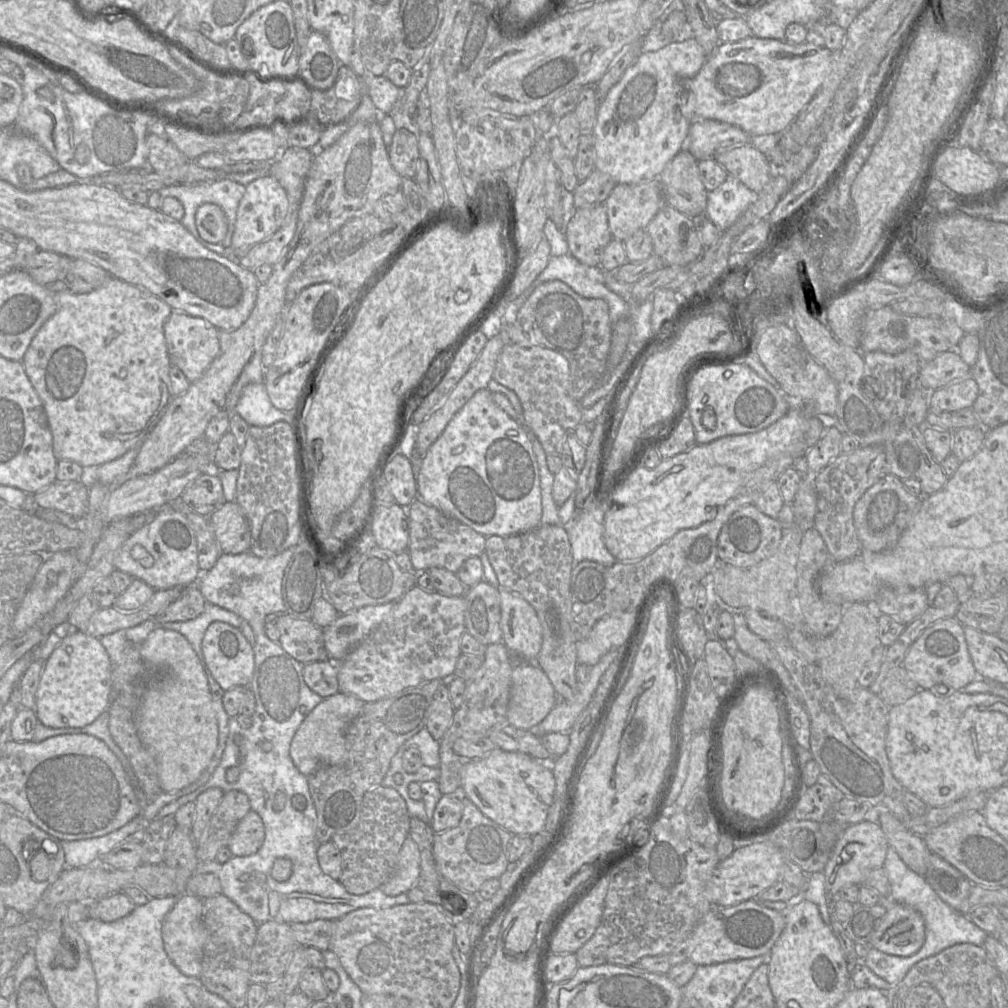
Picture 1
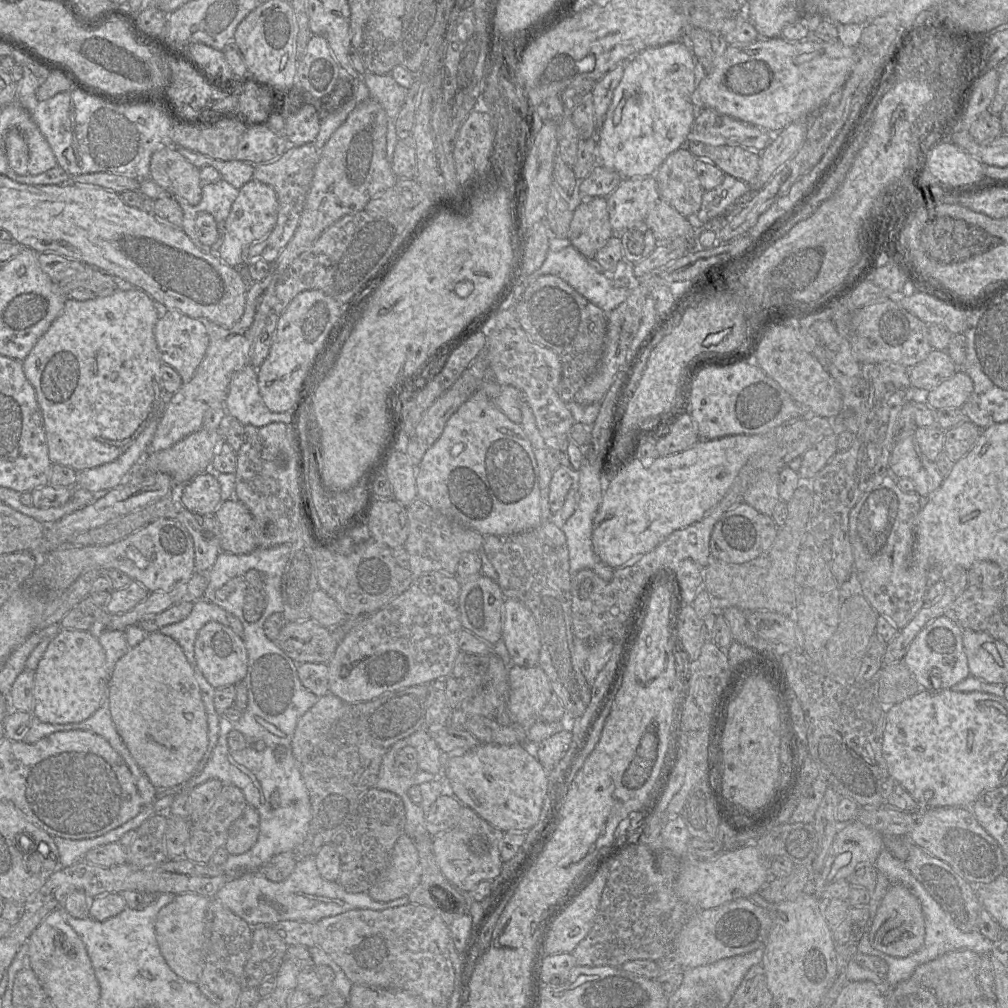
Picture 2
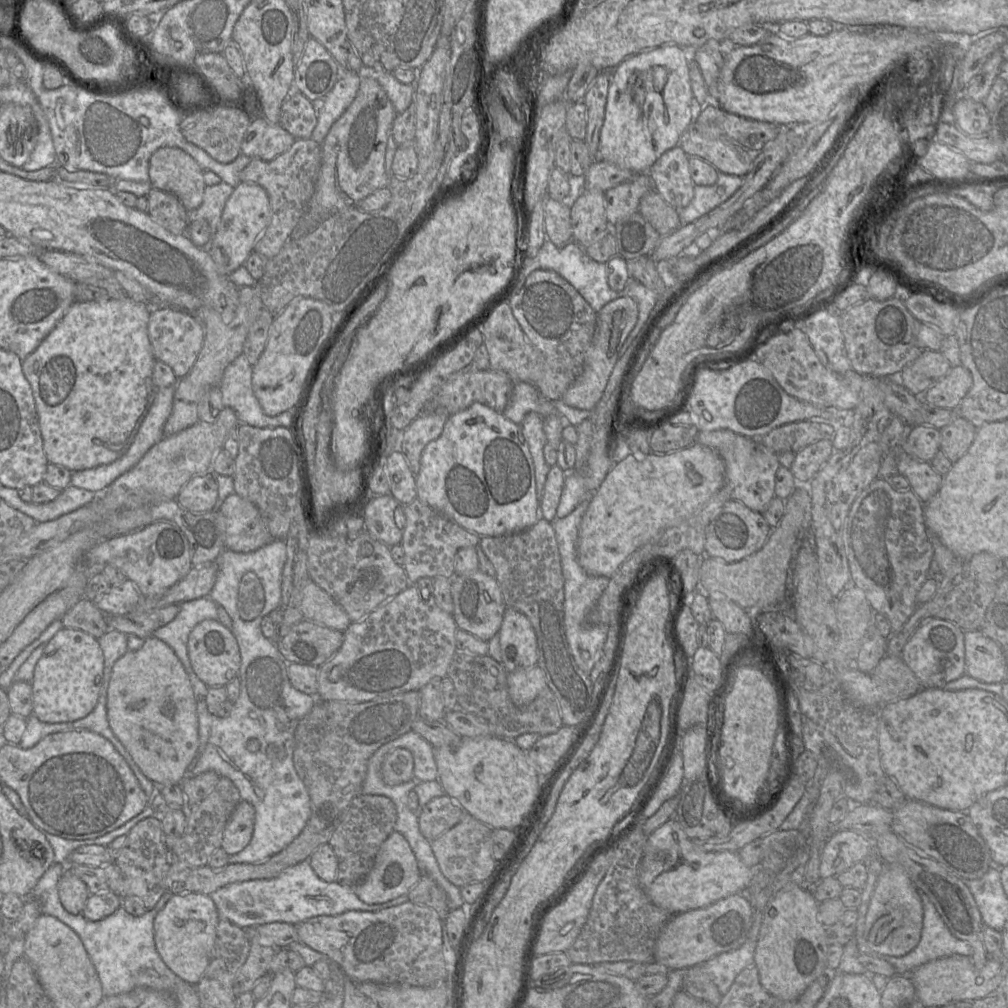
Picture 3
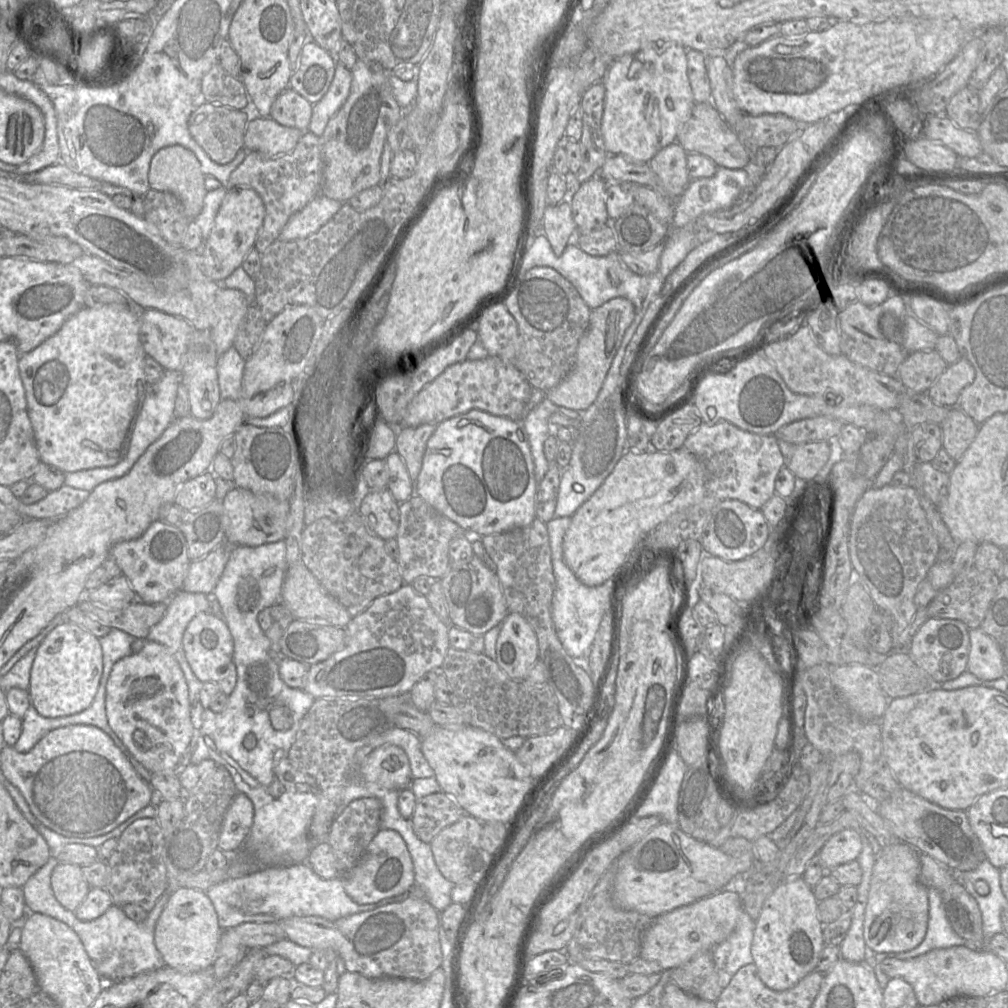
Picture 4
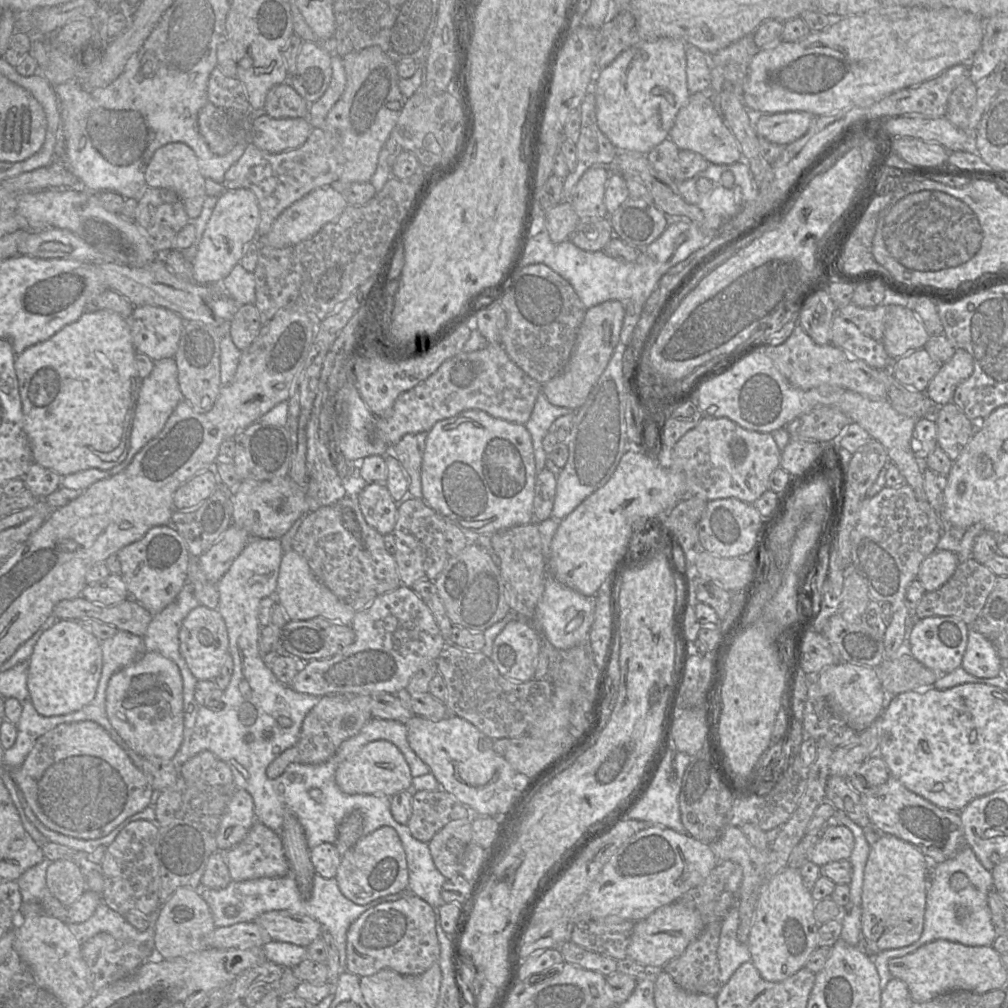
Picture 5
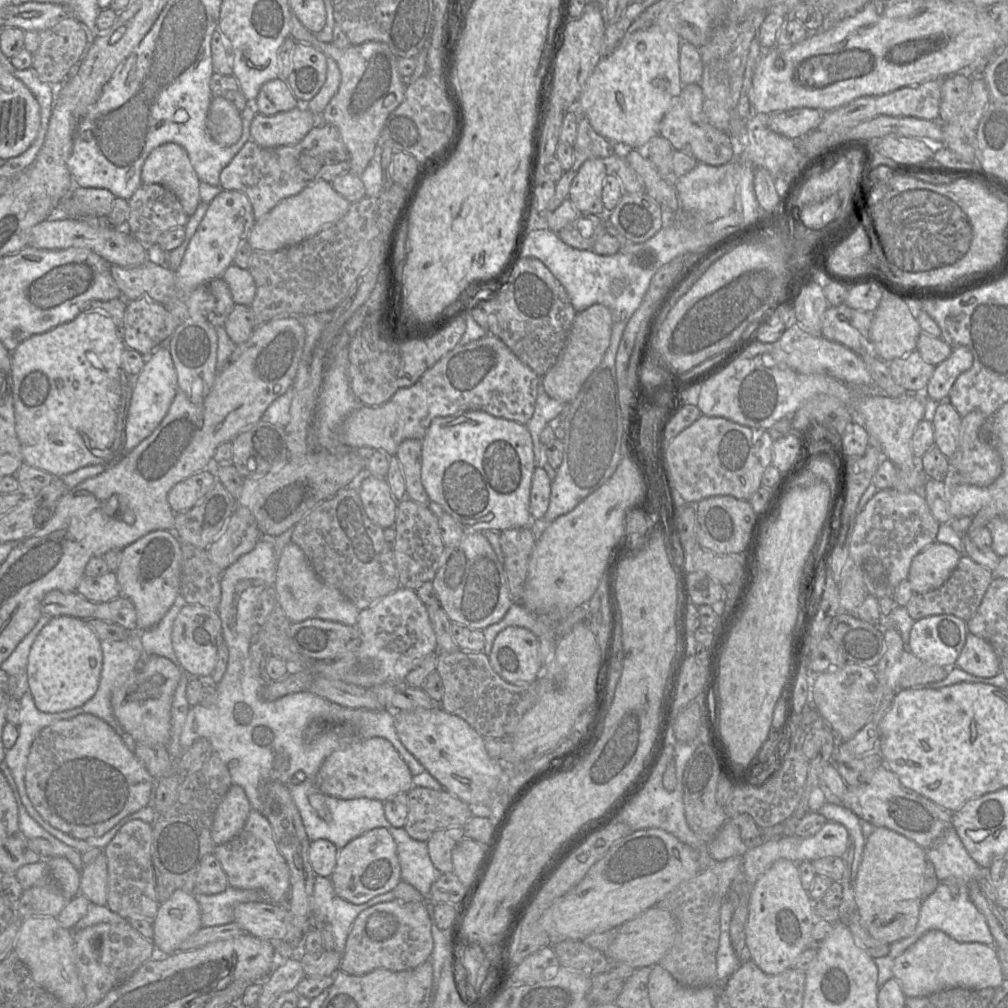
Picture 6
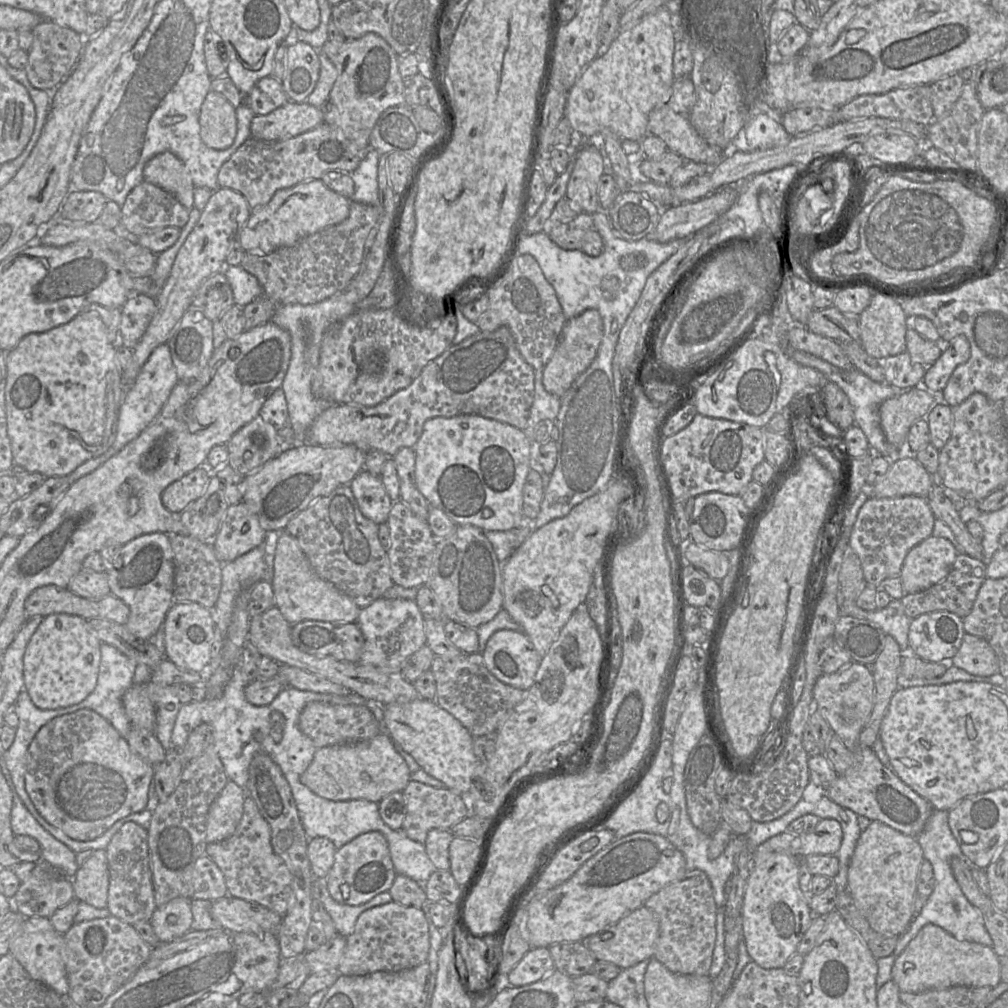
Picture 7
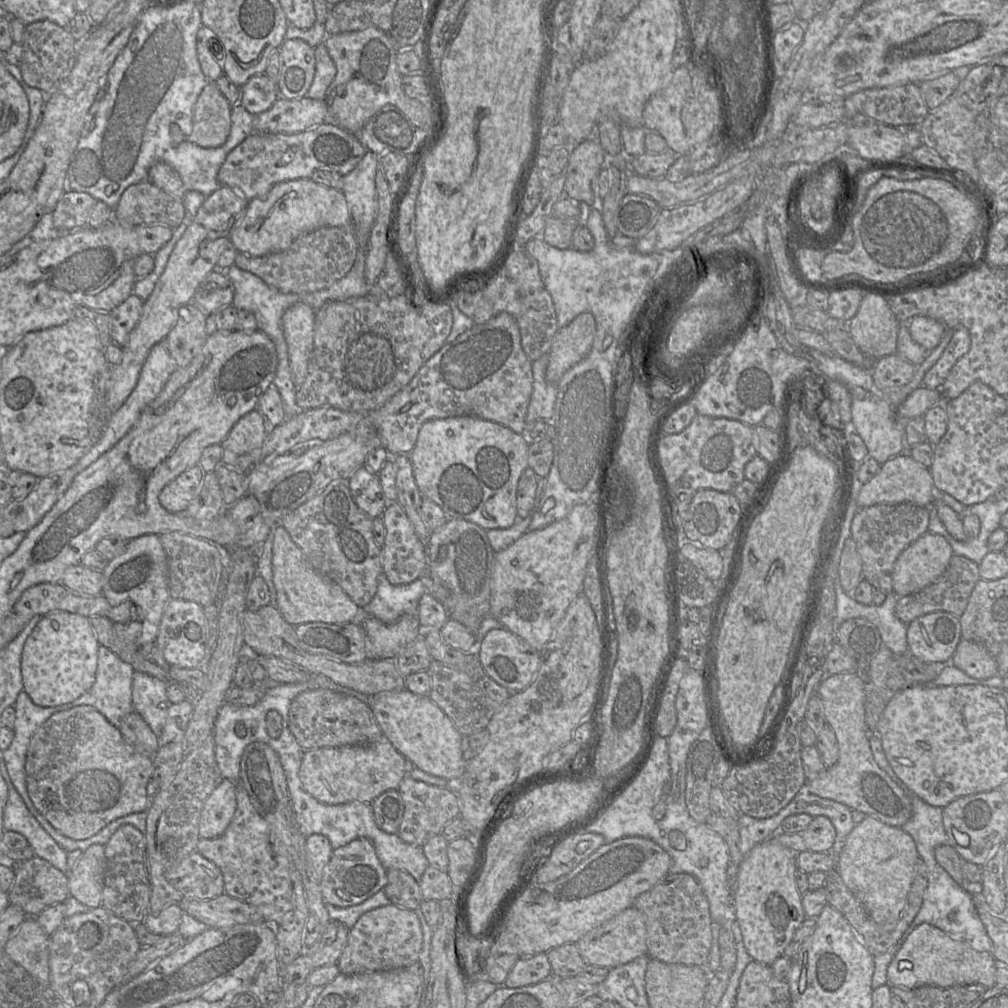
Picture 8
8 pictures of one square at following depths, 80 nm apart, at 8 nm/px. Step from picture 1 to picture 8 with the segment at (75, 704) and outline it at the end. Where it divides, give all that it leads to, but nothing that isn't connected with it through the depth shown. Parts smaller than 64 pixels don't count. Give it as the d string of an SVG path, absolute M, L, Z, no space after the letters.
M62 610L46 614L23 647L21 673L24 691L40 707L73 702L95 682L99 646L87 617Z

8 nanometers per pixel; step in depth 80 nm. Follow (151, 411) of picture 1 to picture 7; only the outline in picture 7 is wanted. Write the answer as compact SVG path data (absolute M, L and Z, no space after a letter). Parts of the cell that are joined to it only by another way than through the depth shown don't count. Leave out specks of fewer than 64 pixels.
M78 314L68 323L52 328L46 332L31 333L25 336L15 348L6 354L7 379L5 386L5 405L7 431L11 442L15 465L22 466L30 472L37 472L47 477L67 476L85 461L104 454L116 437L118 410L124 400L127 389L123 385L121 369L116 357L116 344L108 338L107 329L102 319L96 314Z

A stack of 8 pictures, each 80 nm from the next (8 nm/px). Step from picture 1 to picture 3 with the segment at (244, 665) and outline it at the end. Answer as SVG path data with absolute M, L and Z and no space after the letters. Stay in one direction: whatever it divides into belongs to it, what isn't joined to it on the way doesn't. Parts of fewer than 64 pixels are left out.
M208 619L197 624L189 634L187 649L193 671L208 687L225 686L234 678L239 678L241 657L237 640L218 620Z

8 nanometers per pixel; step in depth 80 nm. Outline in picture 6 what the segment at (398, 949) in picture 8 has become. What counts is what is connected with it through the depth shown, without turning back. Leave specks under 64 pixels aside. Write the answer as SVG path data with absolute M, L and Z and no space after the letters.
M397 899L378 903L363 910L354 920L339 970L360 976L378 968L390 971L414 969L430 959L433 946L431 921L423 903Z

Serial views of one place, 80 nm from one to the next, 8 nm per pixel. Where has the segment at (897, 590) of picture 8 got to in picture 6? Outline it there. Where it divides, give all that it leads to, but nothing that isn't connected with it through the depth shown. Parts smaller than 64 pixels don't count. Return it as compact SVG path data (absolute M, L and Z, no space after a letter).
M937 541L923 548L911 561L907 580L913 593L939 588L950 577L960 559L952 546Z

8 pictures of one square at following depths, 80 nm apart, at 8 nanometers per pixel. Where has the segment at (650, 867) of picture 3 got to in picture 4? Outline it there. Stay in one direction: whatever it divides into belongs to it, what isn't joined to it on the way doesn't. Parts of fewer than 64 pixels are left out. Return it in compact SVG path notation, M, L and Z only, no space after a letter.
M661 822L617 859L613 901L623 910L656 918L725 889L732 879L729 873L729 858L730 856L720 848L694 839L683 832L678 825Z

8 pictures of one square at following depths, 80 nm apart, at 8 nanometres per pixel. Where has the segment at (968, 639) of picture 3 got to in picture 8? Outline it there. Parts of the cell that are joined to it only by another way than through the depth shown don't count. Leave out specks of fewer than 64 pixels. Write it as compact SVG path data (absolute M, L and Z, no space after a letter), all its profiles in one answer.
M961 638L950 663L971 678L986 679L997 675L997 662L987 649L974 641Z

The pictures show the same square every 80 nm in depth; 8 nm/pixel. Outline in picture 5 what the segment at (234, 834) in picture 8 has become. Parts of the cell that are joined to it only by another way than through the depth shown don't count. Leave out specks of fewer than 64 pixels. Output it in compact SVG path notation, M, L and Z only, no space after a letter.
M255 820L245 838L229 850L222 852L232 881L242 882L258 878L279 878L290 873L279 833Z

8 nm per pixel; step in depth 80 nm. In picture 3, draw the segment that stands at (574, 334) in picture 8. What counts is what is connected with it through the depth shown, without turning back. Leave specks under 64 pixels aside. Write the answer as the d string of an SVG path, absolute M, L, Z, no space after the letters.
M630 296L619 297L597 312L596 327L586 351L581 374L566 390L561 400L567 405L592 411L602 398L612 370L620 357L620 349L638 320L637 302Z

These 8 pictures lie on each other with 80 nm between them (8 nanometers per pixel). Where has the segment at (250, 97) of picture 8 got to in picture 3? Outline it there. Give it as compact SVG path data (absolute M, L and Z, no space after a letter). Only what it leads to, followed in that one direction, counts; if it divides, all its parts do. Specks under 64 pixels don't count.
M293 90L281 106L280 125L296 140L310 139L318 120L318 105Z

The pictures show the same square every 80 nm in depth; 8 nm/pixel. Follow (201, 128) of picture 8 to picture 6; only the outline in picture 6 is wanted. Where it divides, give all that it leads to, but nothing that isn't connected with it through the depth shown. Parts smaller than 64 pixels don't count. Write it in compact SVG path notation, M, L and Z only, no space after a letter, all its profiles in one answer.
M213 97L206 117L212 139L221 146L231 146L242 135L242 117L237 108L223 97Z

